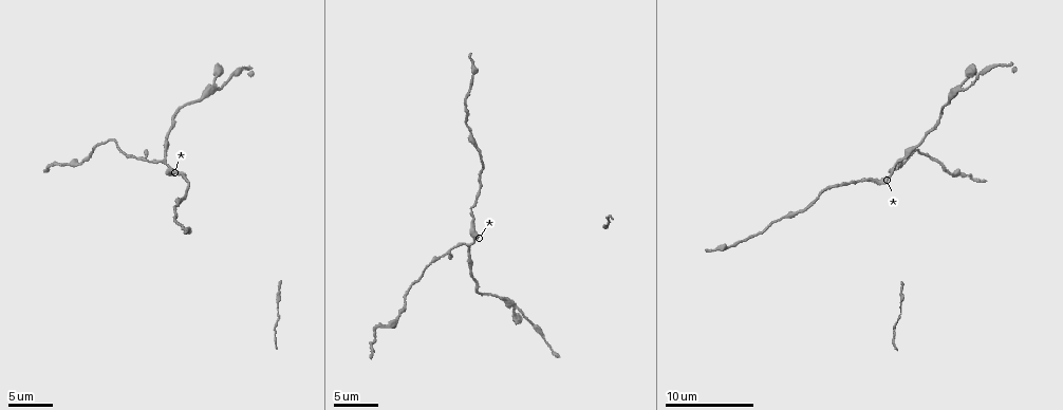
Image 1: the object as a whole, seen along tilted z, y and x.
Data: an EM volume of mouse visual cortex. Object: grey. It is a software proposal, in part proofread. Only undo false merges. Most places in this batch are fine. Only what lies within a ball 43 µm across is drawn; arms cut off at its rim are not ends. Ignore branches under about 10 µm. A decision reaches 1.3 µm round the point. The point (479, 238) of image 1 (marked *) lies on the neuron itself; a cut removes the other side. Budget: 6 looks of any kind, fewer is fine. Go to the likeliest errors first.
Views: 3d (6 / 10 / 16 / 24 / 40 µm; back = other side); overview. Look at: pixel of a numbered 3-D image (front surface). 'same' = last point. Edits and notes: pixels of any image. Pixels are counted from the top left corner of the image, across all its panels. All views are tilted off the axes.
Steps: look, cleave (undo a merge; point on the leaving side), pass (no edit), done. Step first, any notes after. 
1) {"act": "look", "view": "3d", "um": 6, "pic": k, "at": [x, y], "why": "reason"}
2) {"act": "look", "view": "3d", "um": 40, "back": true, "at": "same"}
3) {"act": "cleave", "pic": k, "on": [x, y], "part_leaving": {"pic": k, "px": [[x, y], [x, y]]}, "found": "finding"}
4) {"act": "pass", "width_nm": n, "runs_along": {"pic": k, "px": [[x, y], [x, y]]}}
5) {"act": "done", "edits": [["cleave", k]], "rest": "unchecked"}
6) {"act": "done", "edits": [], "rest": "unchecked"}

{"act": "look", "view": "3d", "um": 10, "pic": 1, "at": [468, 245], "why": "a fork"}

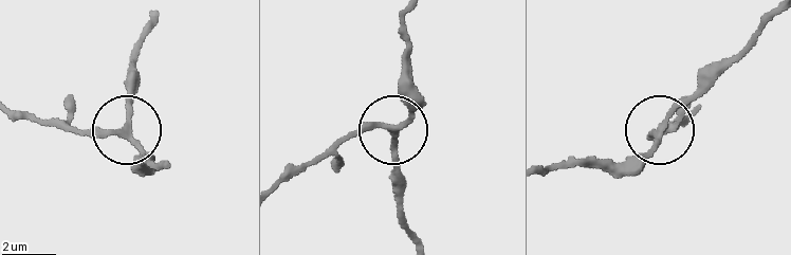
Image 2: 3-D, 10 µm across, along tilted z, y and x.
{"act": "pass", "runs_along": {"pic": 2, "px": [[424, 106], [393, 125], [353, 132], [335, 145]]}, "found": "one neuron here"}

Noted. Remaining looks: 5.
{"act": "look", "view": "3d", "um": 6, "pic": 1, "at": [959, 91], "why": "three-way junction"}

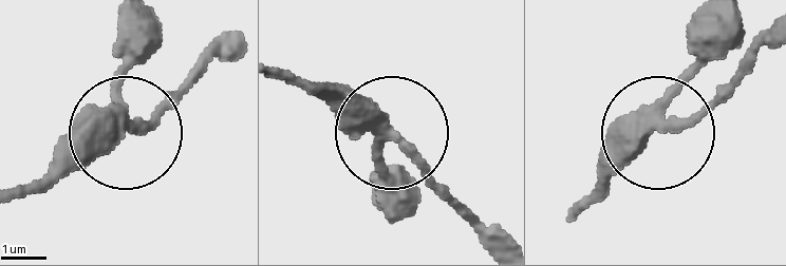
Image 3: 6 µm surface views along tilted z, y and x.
{"act": "pass", "width_nm": 320, "runs_along": {"pic": 3, "px": [[16, 200], [137, 133], [180, 88]]}, "found": "all the same neuron"}

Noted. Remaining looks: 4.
{"act": "look", "view": "3d", "um": 10, "pic": 1, "at": [83, 160], "why": "thick turns thin"}

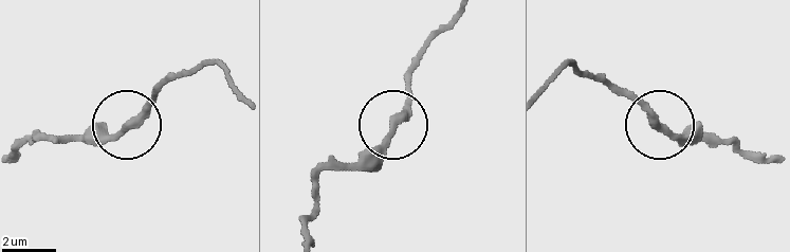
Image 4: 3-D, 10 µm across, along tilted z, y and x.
{"act": "pass", "width_nm": 280, "runs_along": {"pic": 4, "px": [[242, 91], [208, 66], [171, 77], [121, 128], [75, 134]]}, "found": "all the same neuron"}

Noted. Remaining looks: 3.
{"act": "done", "edits": [], "rest": "unchecked"}

